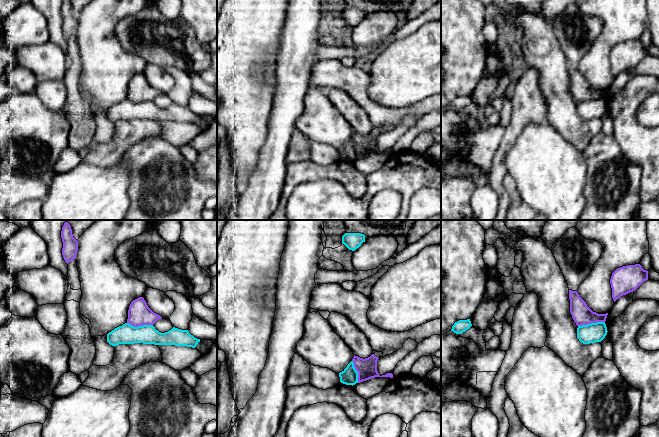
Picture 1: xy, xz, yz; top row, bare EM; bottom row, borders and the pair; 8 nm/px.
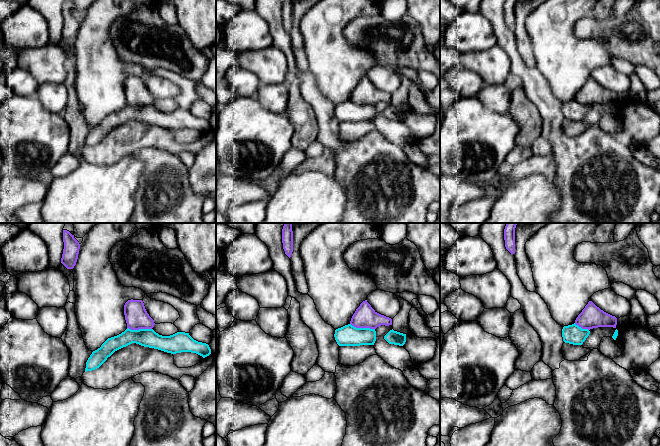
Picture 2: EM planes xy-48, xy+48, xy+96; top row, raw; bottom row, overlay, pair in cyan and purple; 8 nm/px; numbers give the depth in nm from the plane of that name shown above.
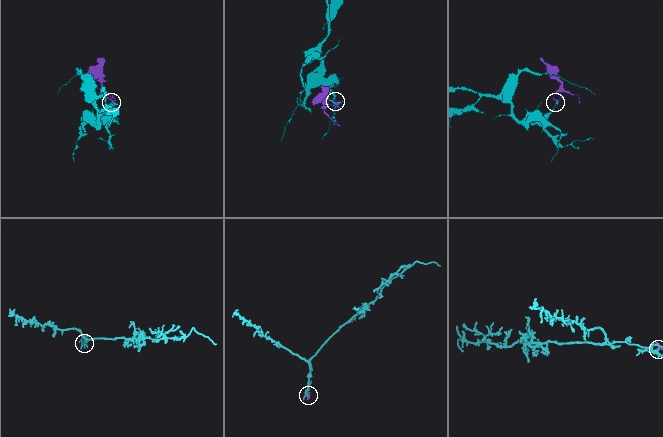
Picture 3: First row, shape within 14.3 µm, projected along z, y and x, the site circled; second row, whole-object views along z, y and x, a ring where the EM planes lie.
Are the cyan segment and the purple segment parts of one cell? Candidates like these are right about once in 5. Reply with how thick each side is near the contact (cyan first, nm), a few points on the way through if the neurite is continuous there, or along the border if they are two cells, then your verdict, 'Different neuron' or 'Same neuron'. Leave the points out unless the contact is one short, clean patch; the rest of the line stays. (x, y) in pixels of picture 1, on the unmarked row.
Thickness 160 nm (cyan) against 160 nm. Boundary: yz (604, 97), (578, 102). Different neuron

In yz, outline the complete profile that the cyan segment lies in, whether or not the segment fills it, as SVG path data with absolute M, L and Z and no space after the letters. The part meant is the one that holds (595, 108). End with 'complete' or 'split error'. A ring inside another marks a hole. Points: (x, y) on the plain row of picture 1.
M605 98L591 99L578 102L577 114L583 120L601 118L607 111L607 108Z; complete

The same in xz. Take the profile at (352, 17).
M345 9L342 12L342 20L349 26L355 27L365 18L365 11L361 9Z; complete

